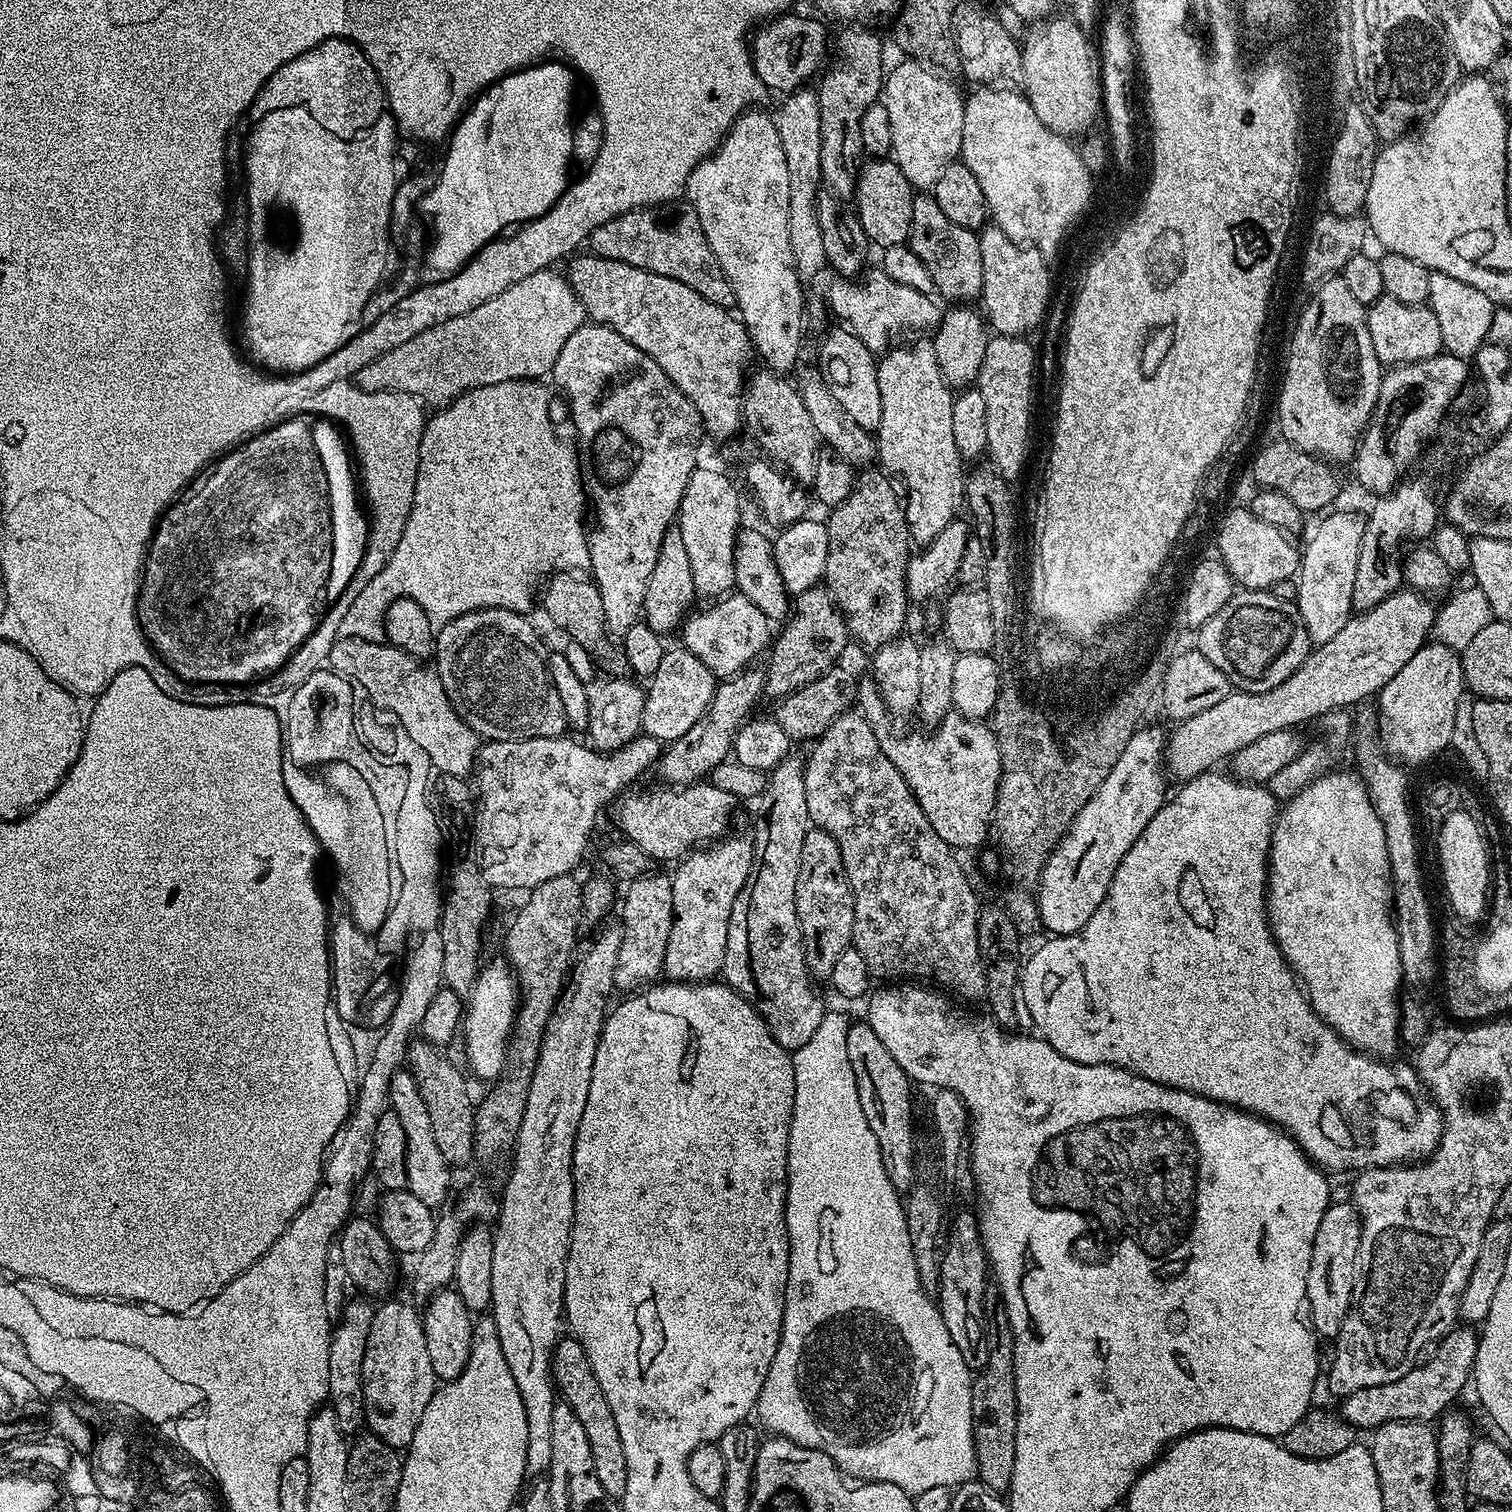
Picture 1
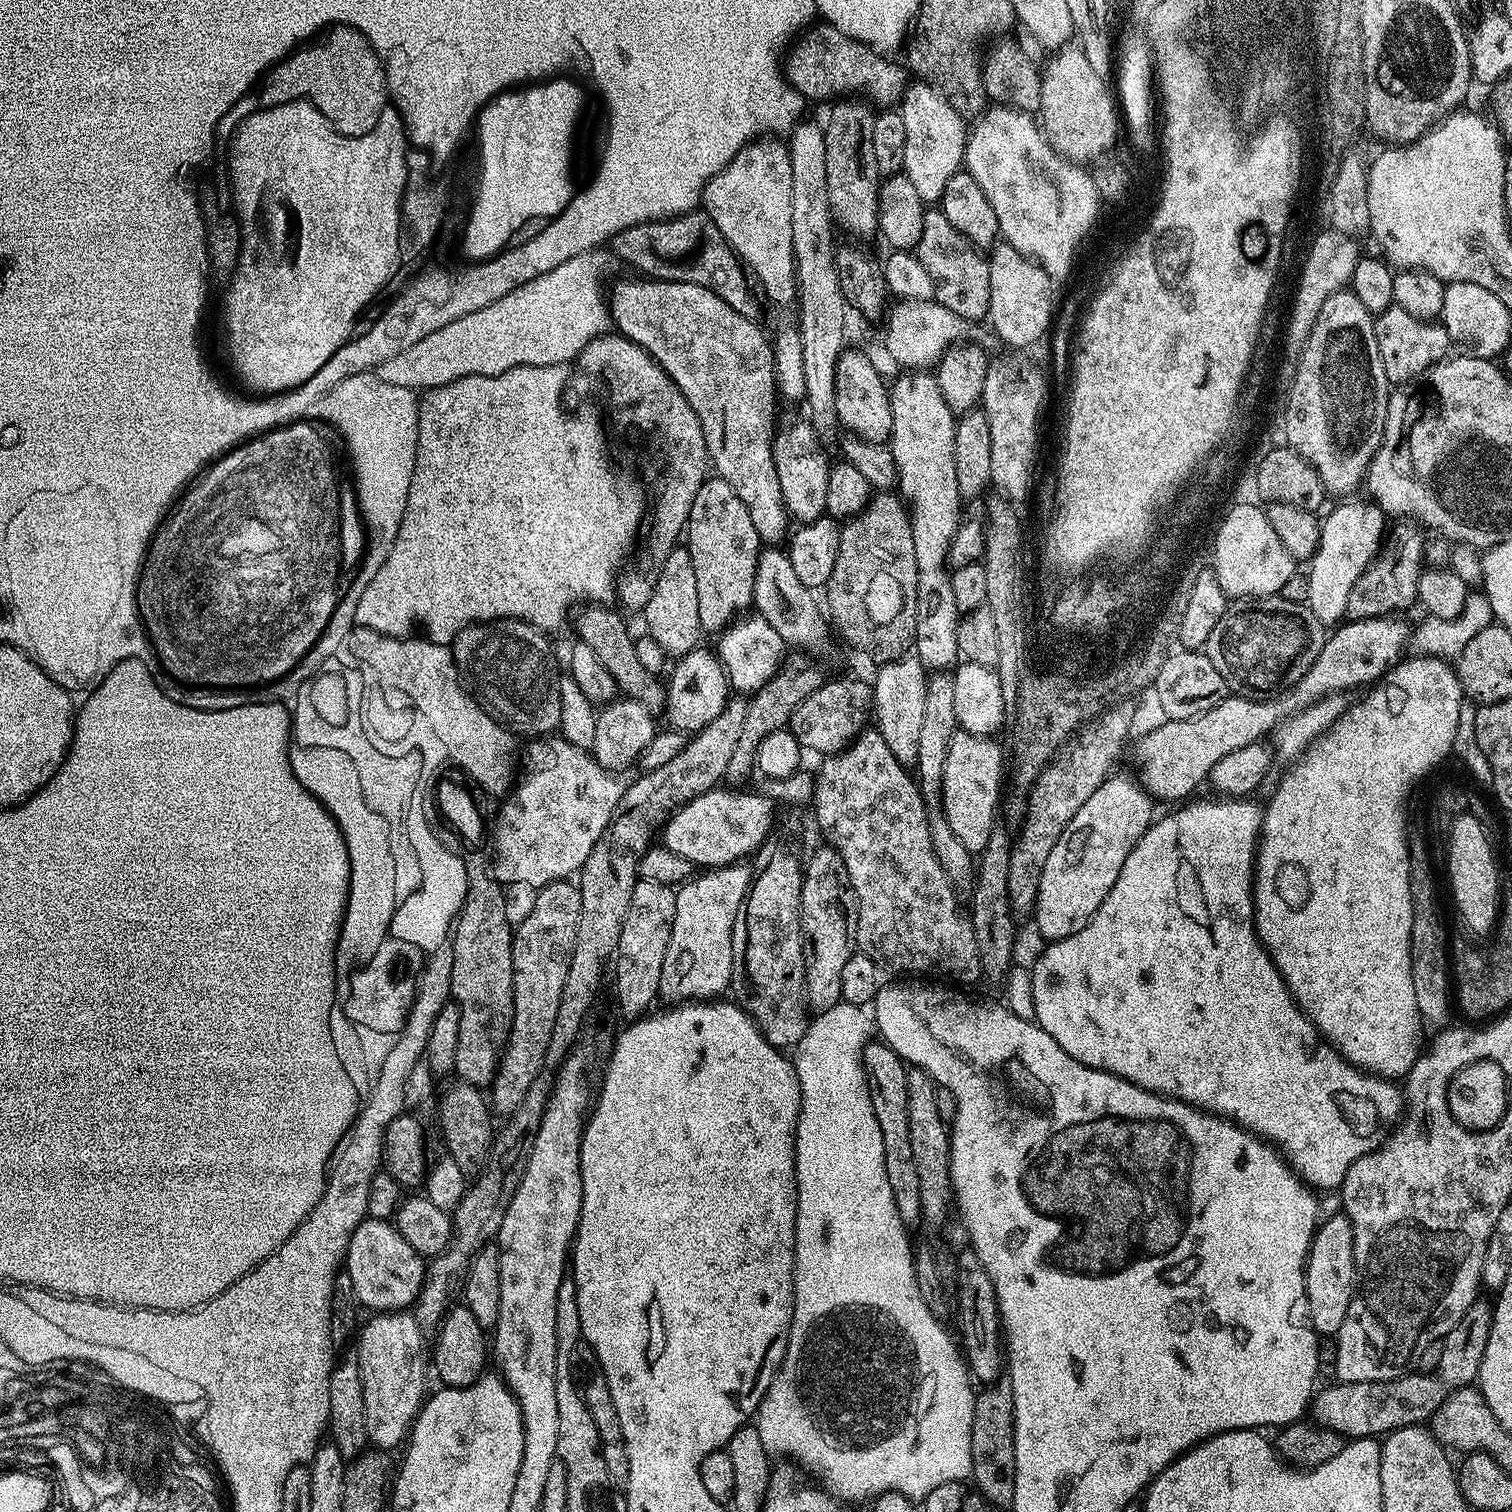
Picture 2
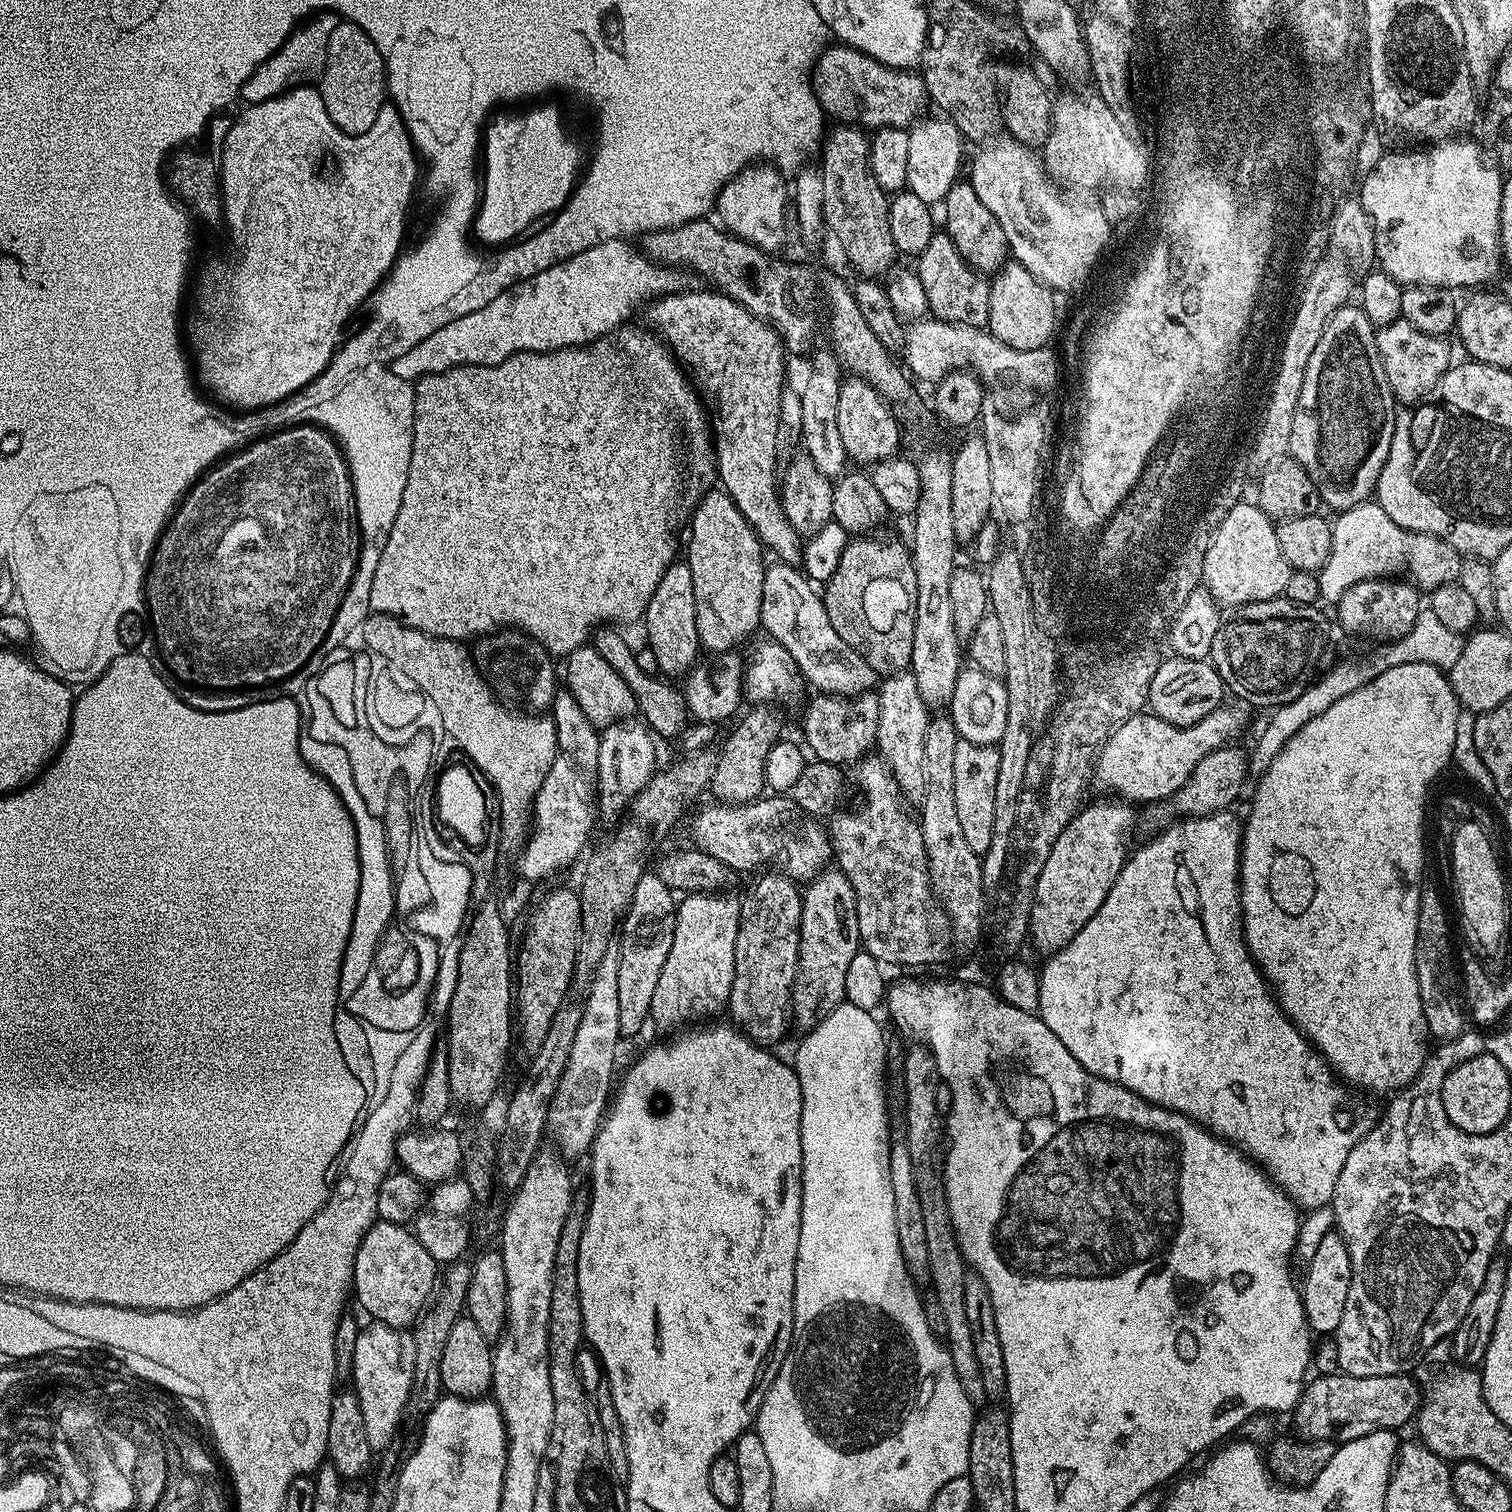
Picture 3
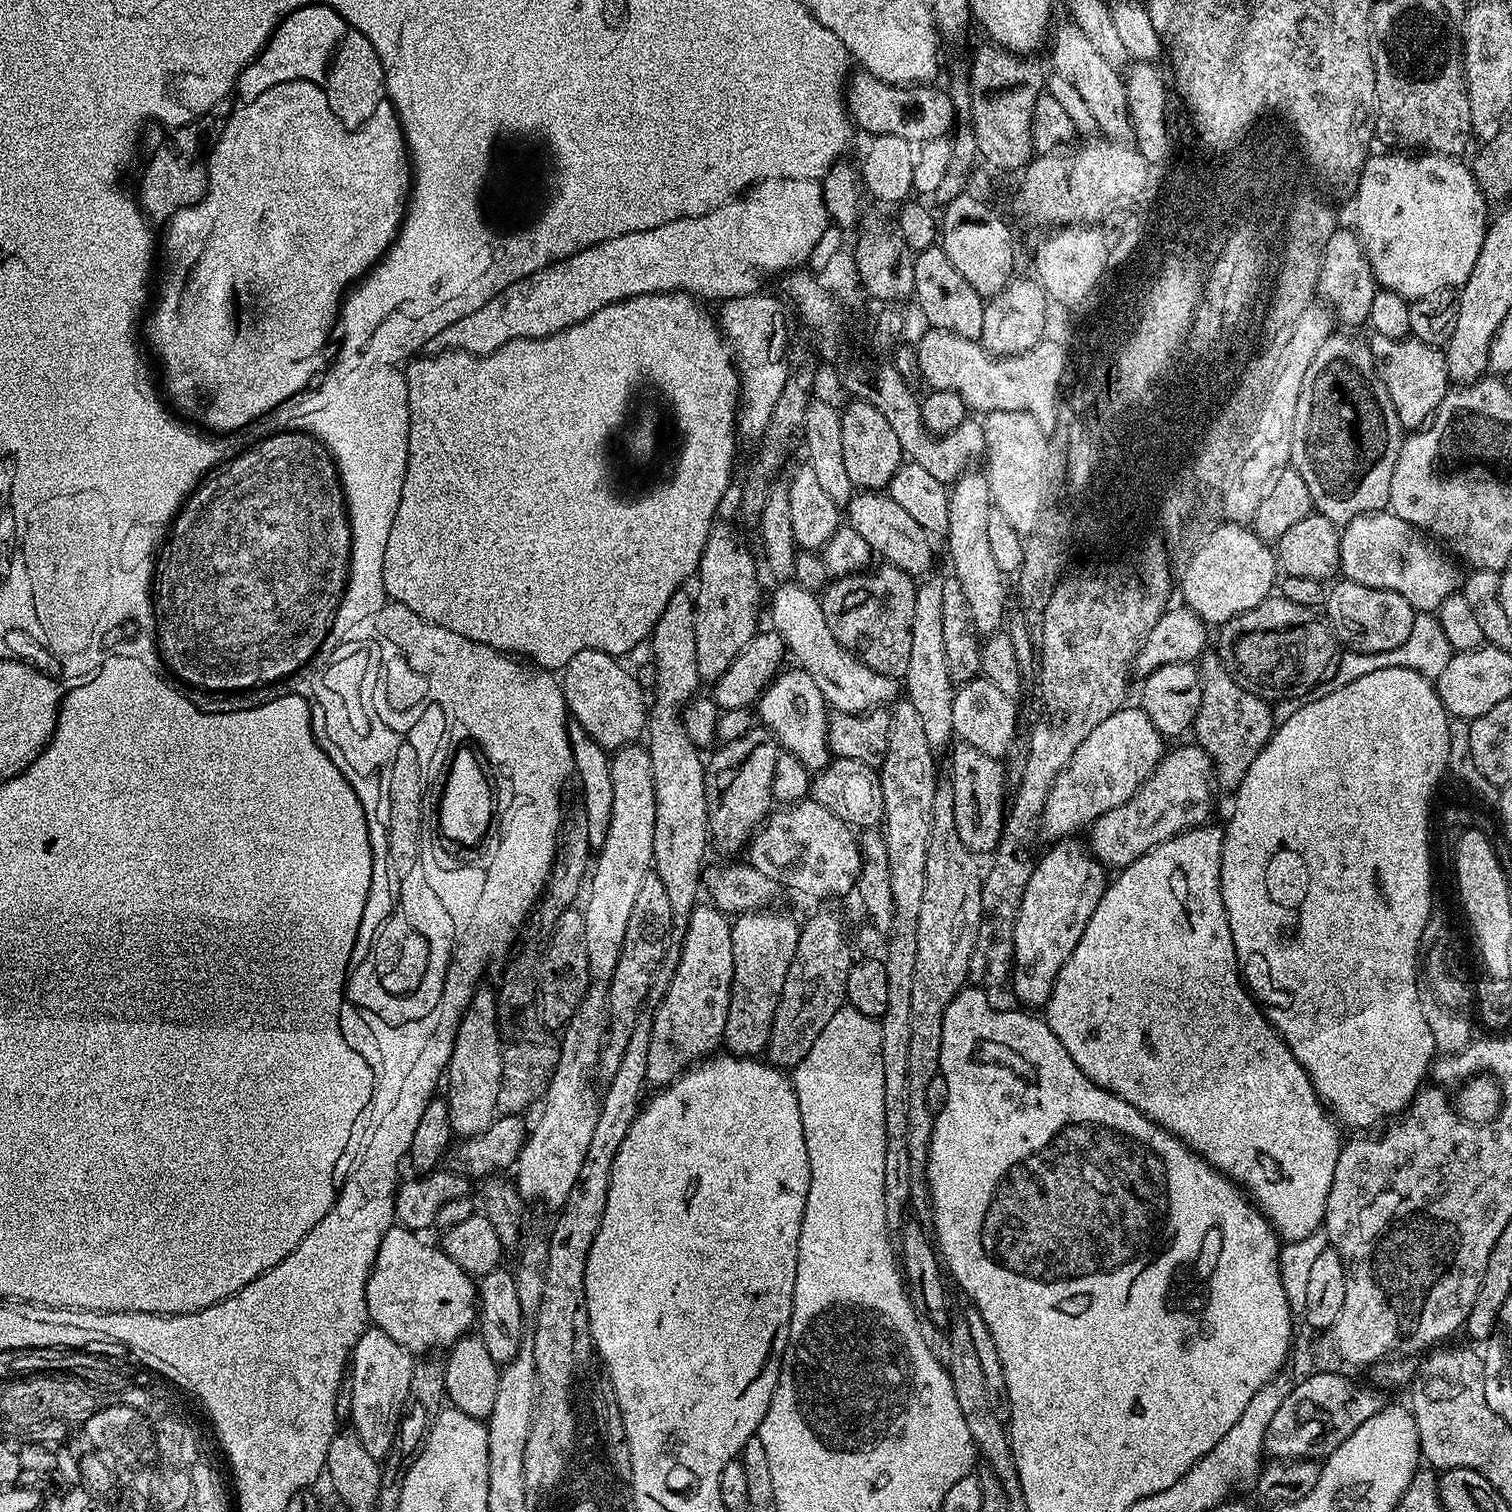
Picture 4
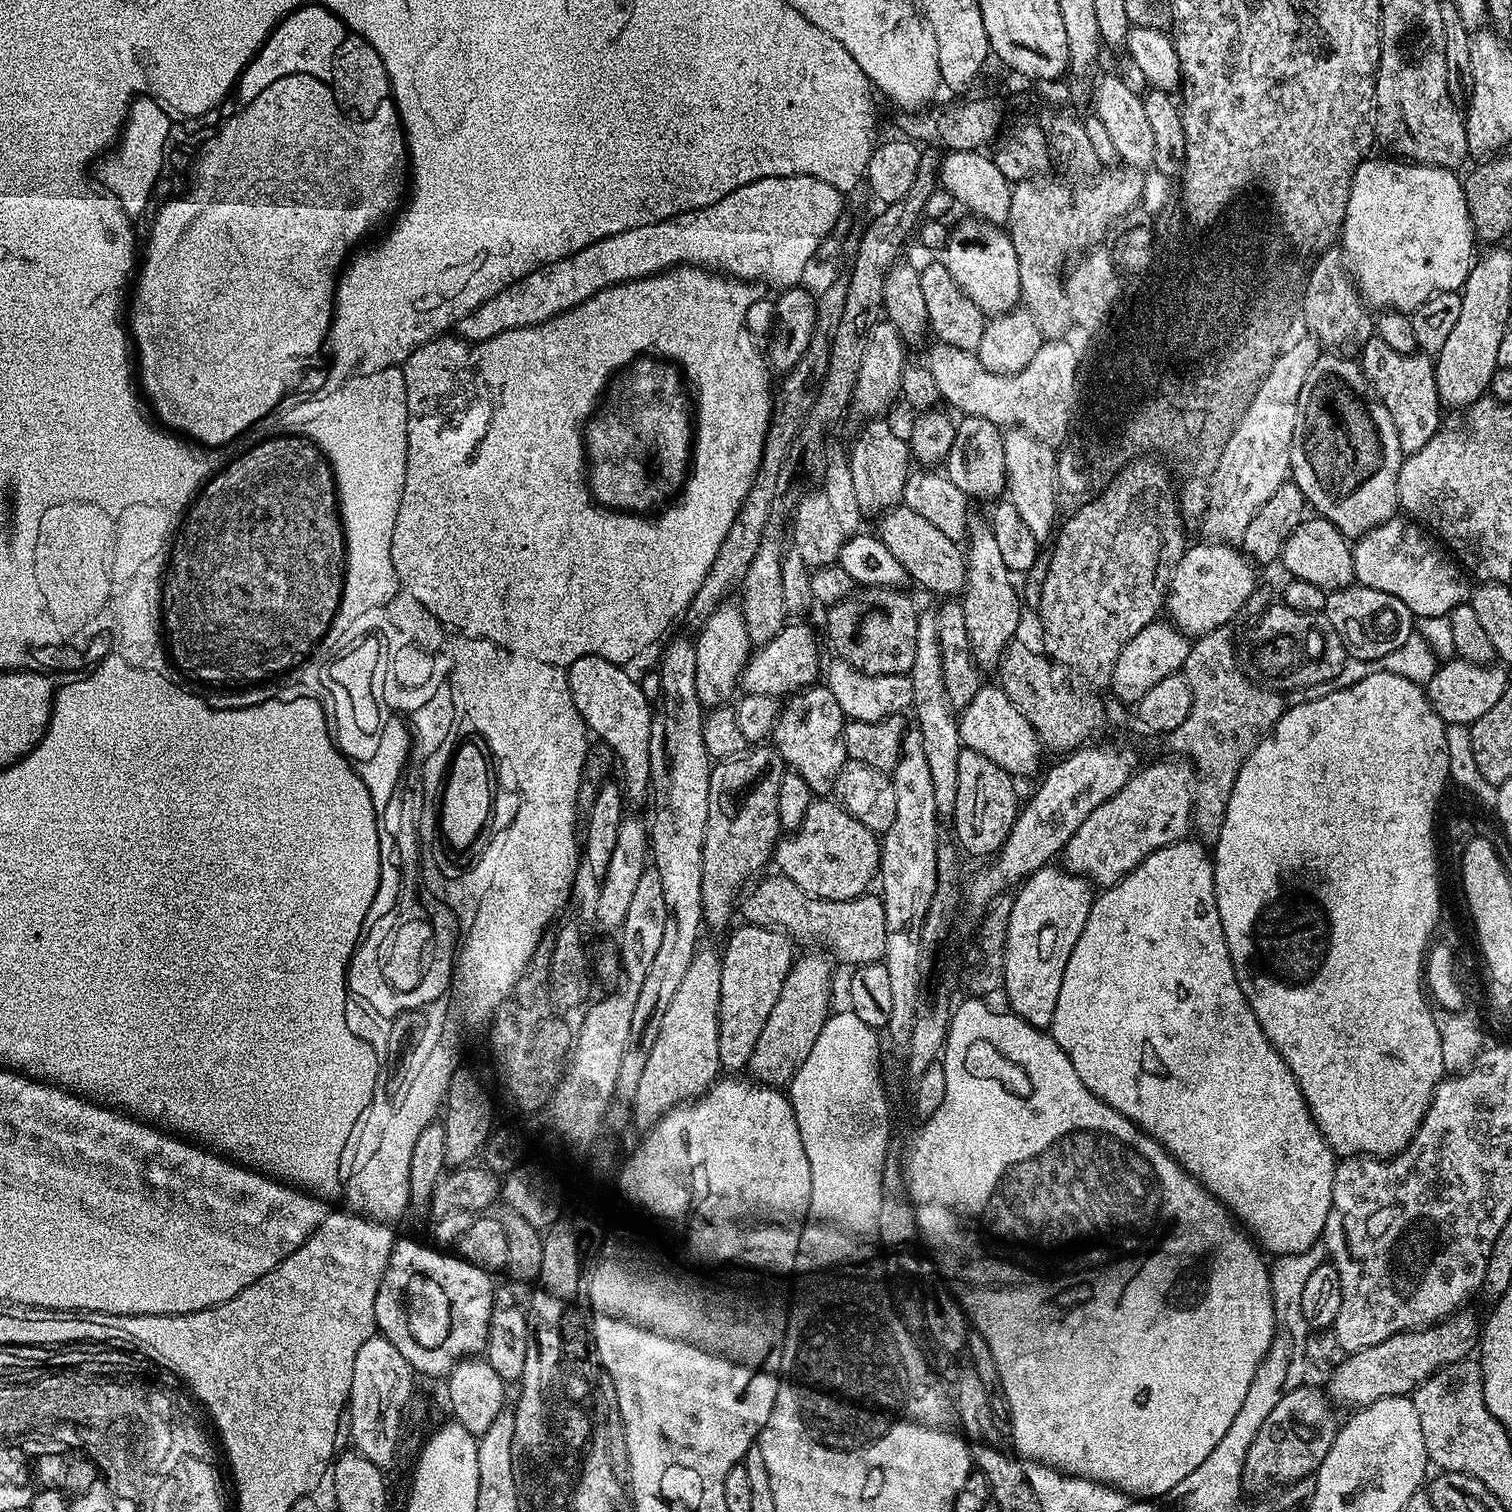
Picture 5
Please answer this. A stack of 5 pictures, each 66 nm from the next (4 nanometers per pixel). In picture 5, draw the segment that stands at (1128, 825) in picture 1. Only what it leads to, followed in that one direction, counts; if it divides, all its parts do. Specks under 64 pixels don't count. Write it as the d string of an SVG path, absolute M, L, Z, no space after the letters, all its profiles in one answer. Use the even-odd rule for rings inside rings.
M1063 866L1054 867L1038 869L1015 889L1006 930L1002 996L1012 1007L1011 1015L1020 1016L1041 1030L1052 1027L1058 990L1062 990L1062 974L1066 974L1066 962L1074 954L1074 942L1082 938L1082 926L1090 918L1094 899L1094 888L1089 881Z

